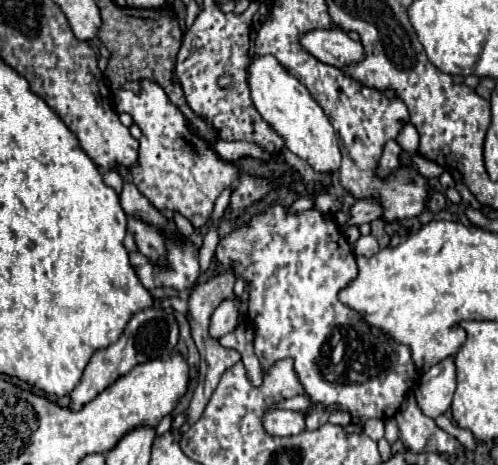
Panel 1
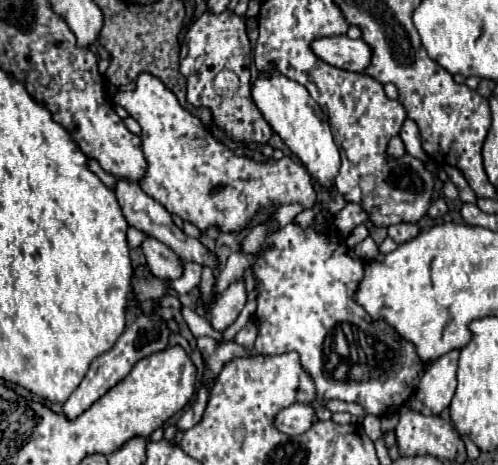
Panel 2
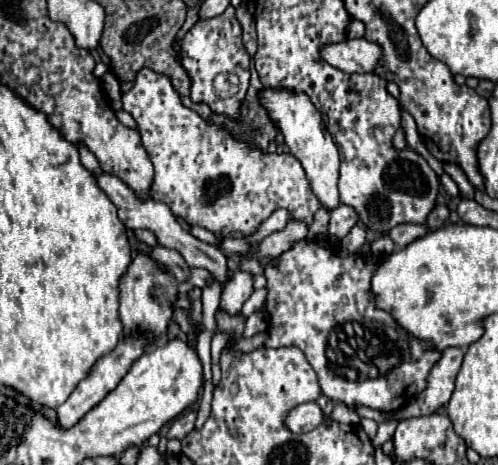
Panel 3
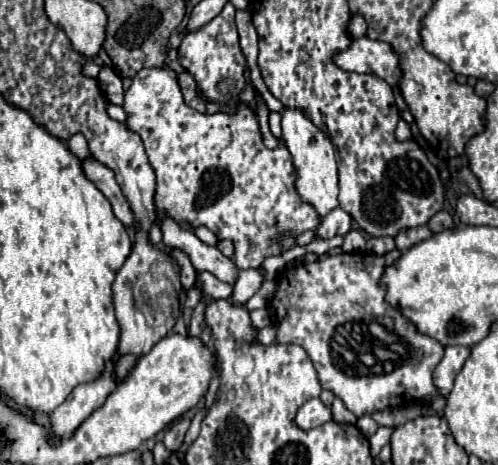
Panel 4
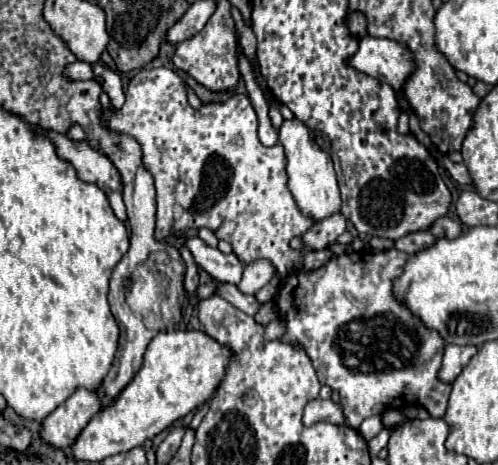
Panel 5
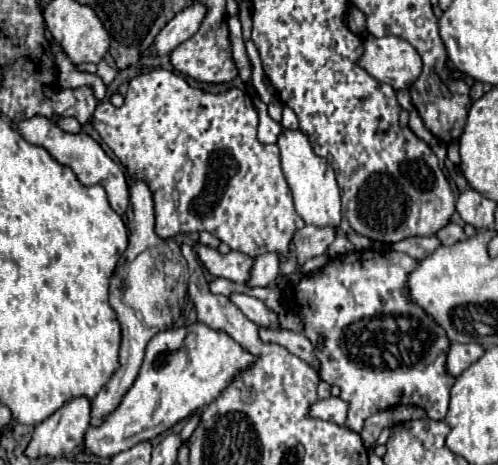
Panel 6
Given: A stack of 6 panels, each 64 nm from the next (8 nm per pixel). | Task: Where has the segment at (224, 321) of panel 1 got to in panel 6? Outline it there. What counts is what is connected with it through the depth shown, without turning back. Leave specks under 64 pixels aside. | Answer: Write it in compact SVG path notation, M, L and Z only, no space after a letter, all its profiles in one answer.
M268 252L256 258L256 264L250 272L250 286L268 286L280 276L280 256L276 252Z

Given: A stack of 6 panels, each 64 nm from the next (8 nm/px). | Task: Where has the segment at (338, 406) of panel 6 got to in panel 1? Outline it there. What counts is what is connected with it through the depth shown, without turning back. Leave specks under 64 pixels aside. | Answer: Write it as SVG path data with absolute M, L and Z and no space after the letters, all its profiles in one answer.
M274 410L264 416L262 424L272 436L292 436L304 430L304 418L306 414L298 410Z

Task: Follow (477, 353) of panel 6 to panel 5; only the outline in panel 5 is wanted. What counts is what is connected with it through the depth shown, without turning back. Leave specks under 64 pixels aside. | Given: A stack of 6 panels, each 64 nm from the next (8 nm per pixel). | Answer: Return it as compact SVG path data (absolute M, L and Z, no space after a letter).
M448 344L446 352L444 352L444 362L440 368L440 380L442 382L454 382L456 376L462 372L464 364L468 364L468 360L478 352L476 346L456 346L456 344Z

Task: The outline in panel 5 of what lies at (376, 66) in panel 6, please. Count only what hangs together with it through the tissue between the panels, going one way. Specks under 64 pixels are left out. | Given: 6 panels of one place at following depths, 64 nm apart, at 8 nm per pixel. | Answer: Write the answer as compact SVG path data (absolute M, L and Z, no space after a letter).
M364 36L360 40L360 48L352 56L350 66L390 84L396 92L402 90L408 76L416 70L416 62L406 44L374 36Z

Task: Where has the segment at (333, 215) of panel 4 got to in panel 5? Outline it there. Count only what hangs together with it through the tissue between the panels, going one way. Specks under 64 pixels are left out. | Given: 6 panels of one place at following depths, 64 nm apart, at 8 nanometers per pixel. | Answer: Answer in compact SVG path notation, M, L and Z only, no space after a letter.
M334 214L318 224L314 224L308 232L300 236L302 246L310 250L324 250L330 242L334 242L346 230L346 218L342 214Z

